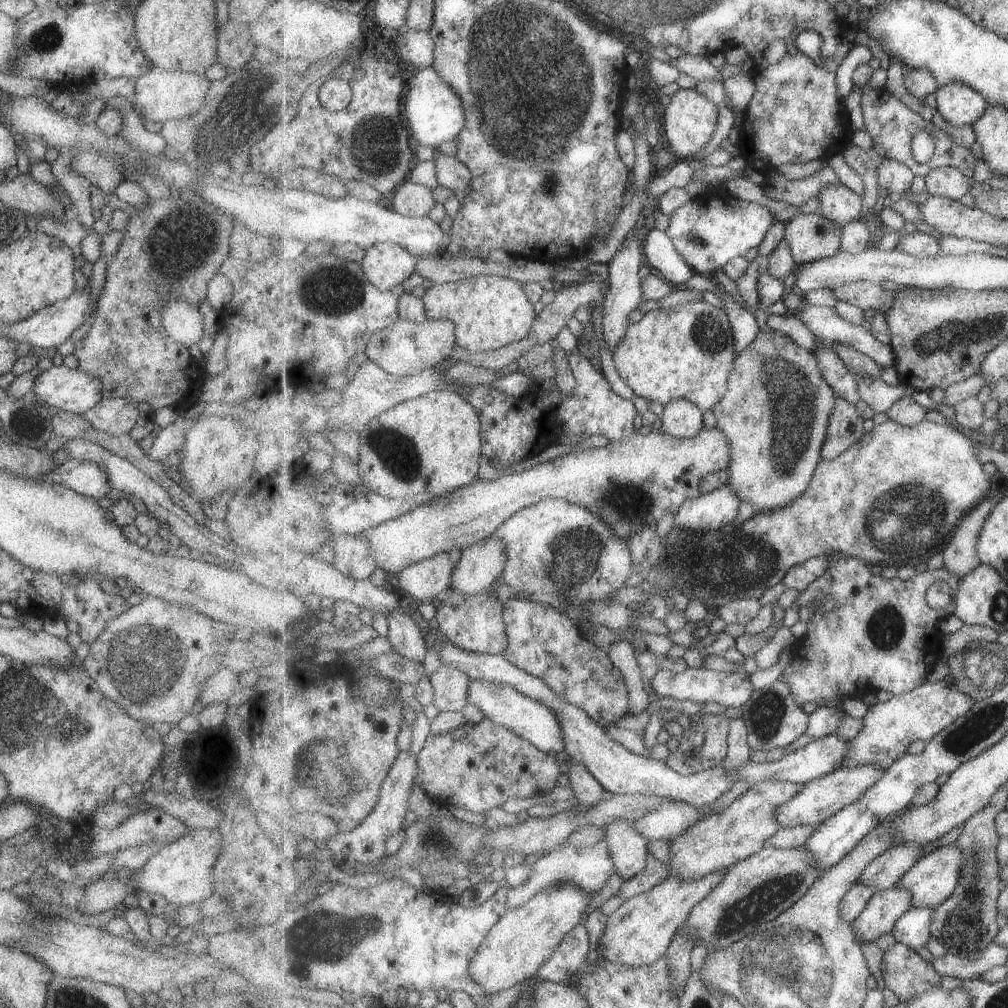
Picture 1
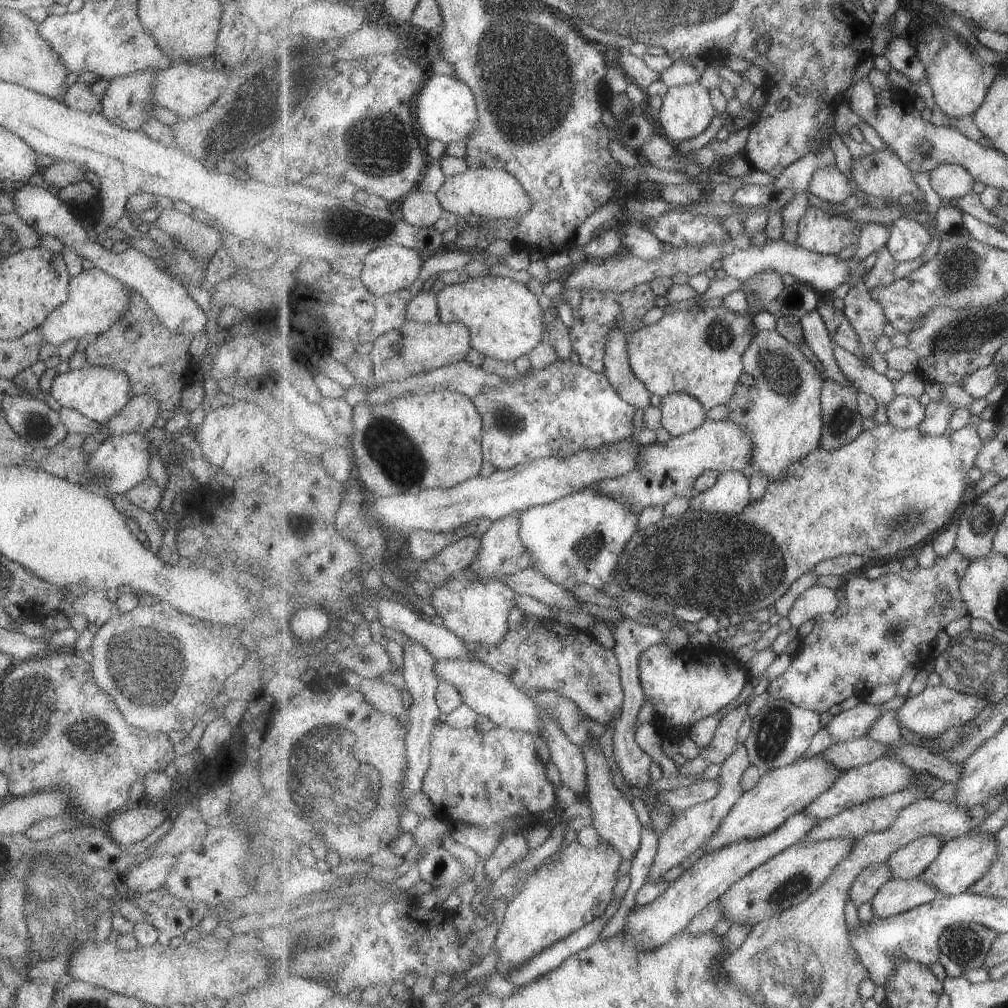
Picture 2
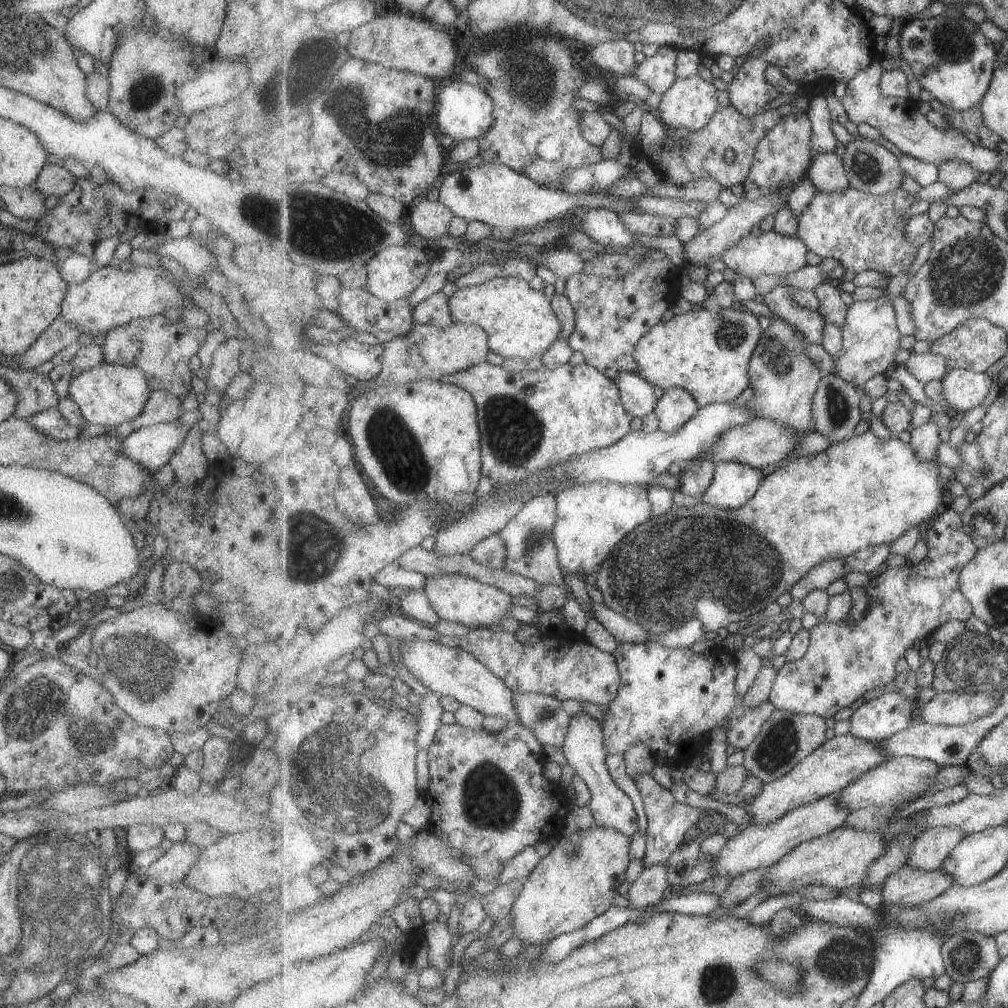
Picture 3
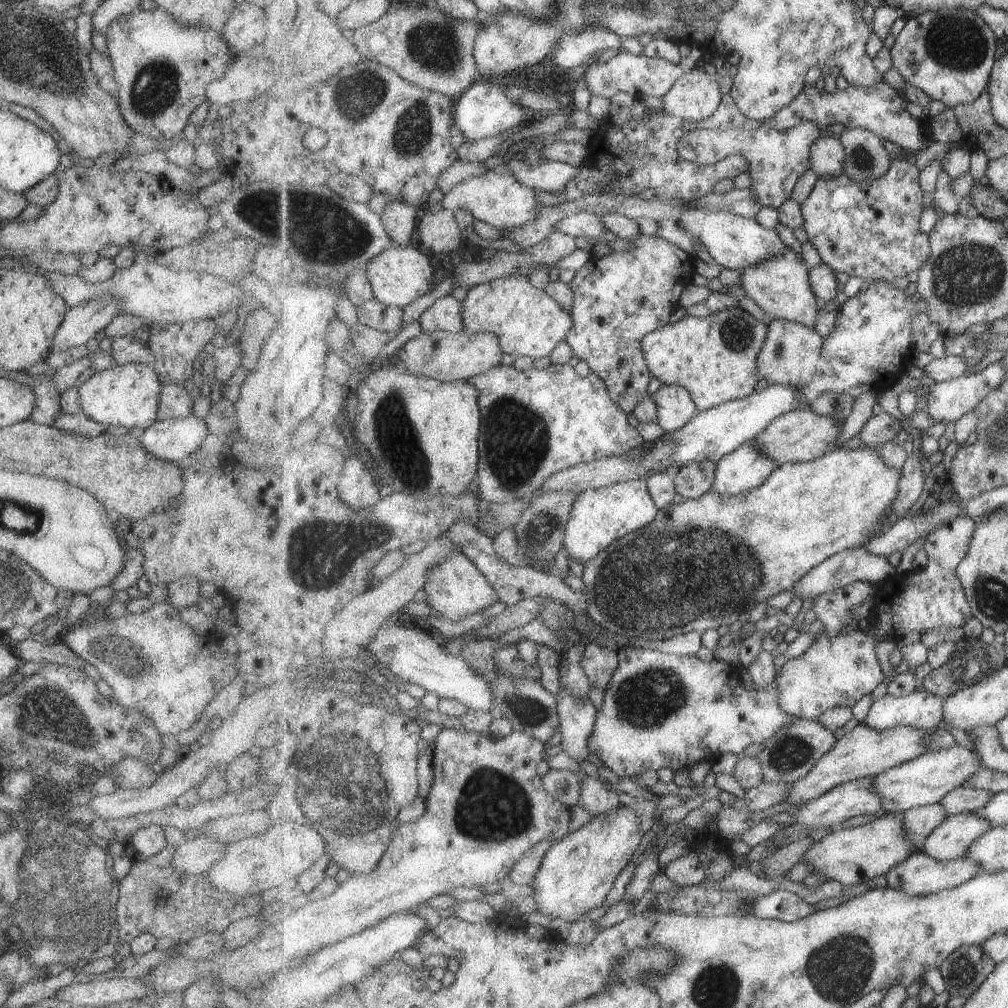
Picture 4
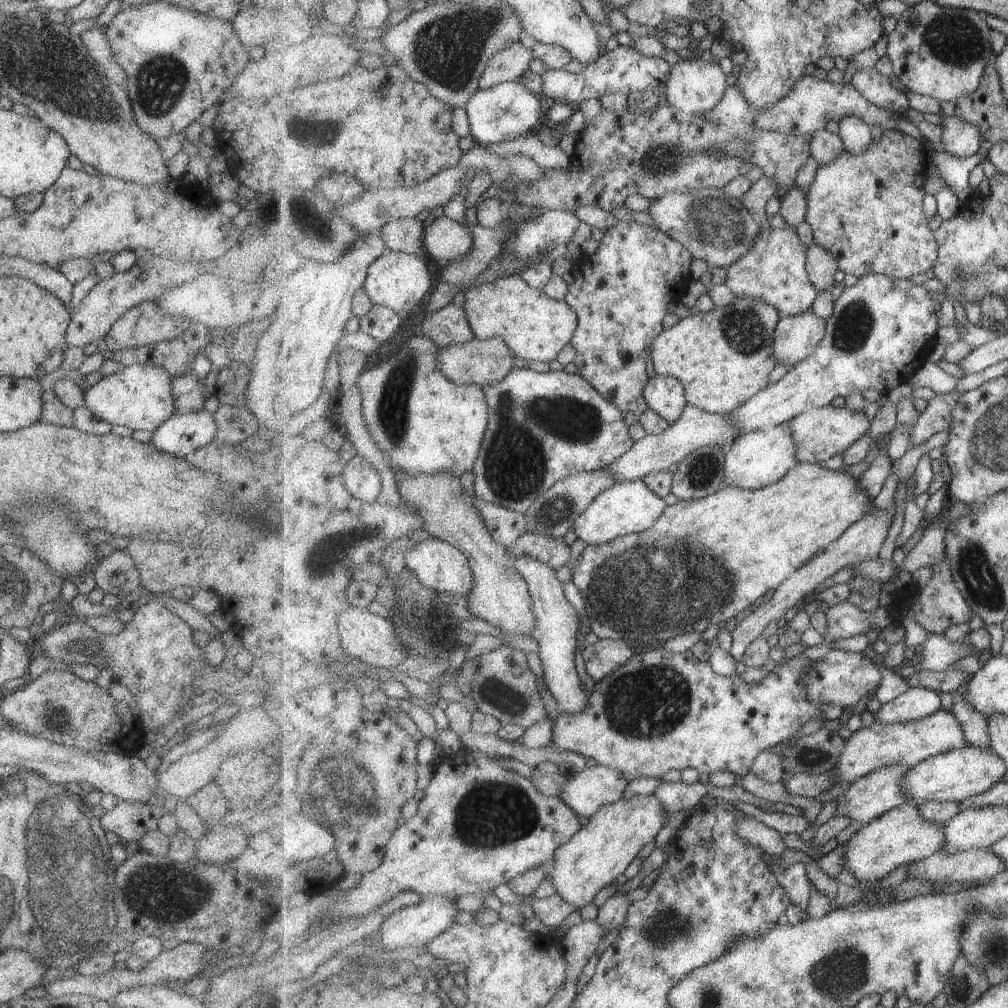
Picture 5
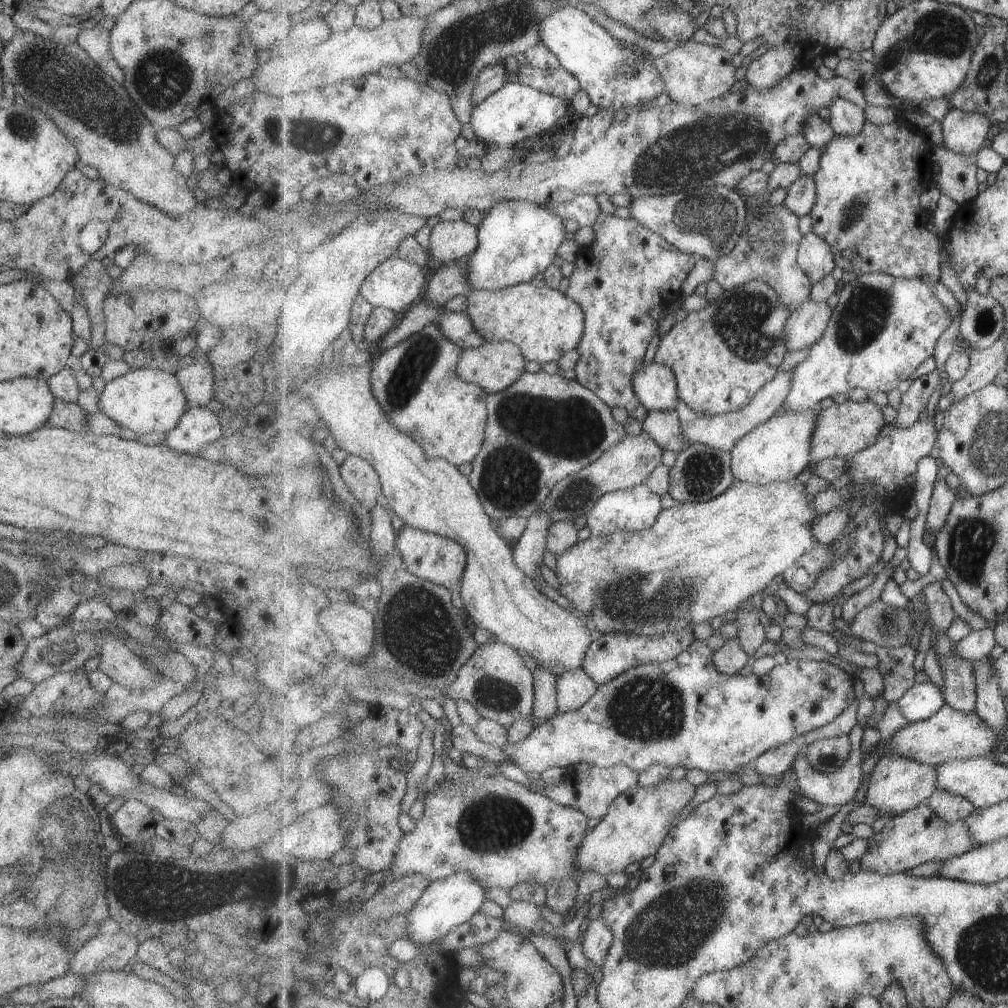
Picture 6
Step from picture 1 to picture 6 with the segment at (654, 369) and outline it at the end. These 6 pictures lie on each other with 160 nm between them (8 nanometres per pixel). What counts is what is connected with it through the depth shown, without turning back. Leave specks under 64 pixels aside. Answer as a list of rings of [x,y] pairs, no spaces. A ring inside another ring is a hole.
[[[751,281],[725,290],[717,299],[709,300],[705,308],[688,313],[662,336],[655,361],[671,366],[678,378],[680,398],[698,413],[715,416],[741,410],[779,372],[785,352],[789,351],[786,322],[791,313],[780,301],[778,292],[766,281]]]

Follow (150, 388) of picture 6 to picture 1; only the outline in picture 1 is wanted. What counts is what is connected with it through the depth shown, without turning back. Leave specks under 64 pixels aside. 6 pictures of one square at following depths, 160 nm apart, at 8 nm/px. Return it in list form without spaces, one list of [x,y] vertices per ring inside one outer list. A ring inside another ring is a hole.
[[[52,365],[34,380],[32,391],[51,411],[83,414],[102,398],[100,380],[81,369]]]

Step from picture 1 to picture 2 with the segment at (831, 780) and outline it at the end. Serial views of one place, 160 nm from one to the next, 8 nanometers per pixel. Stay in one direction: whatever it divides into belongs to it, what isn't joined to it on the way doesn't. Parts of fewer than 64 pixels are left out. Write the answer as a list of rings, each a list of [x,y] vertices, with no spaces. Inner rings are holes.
[[[889,756],[881,757],[863,766],[850,768],[842,772],[835,784],[827,792],[820,794],[817,800],[812,802],[803,812],[823,821],[833,818],[844,810],[863,804],[871,799],[902,791],[912,782],[915,772],[914,769],[907,766],[907,763]]]

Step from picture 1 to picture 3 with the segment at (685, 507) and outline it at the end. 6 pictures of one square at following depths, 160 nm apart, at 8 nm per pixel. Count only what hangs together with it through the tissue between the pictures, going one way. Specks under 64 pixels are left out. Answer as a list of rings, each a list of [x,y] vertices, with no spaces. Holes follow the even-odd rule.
[[[723,461],[716,465],[713,484],[700,499],[711,506],[736,509],[757,494],[763,479],[760,468]]]

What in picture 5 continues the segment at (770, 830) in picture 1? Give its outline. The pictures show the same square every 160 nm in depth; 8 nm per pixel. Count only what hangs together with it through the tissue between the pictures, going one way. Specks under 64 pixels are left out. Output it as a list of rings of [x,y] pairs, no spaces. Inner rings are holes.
[[[945,709],[910,723],[884,723],[875,720],[866,728],[861,727],[846,734],[846,745],[831,771],[836,772],[836,782],[853,782],[884,766],[914,767],[926,758],[969,746],[963,727],[954,711],[948,712]]]

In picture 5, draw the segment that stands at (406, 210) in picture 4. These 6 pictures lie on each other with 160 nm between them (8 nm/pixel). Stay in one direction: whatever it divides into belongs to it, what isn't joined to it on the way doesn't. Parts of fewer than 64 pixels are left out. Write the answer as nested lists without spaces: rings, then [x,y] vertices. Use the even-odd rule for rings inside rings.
[[[418,217],[395,219],[381,228],[386,245],[391,251],[419,255],[424,244],[423,224]]]

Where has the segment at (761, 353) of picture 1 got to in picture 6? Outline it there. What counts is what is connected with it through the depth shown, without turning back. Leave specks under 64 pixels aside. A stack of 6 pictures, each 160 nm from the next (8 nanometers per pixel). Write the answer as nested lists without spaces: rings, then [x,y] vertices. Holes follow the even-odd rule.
[[[809,298],[801,306],[798,306],[786,322],[786,341],[789,351],[801,350],[801,348],[811,348],[819,342],[826,333],[832,317],[832,309],[827,302],[815,302]]]

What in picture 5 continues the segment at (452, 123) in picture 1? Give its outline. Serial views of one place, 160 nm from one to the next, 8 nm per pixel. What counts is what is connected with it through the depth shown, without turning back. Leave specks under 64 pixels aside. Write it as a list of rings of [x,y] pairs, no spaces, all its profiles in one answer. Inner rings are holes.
[[[520,80],[507,81],[490,89],[480,88],[465,109],[472,138],[486,146],[512,141],[537,131],[546,119],[547,112],[537,96],[537,89],[534,87],[529,90]]]

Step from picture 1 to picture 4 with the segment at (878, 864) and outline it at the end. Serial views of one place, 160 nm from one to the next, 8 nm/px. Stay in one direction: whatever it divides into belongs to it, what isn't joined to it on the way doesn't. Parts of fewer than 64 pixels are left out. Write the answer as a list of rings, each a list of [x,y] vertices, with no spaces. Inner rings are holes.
[[[977,813],[948,815],[943,824],[927,837],[922,850],[940,861],[963,858],[973,842],[992,828],[992,824]]]

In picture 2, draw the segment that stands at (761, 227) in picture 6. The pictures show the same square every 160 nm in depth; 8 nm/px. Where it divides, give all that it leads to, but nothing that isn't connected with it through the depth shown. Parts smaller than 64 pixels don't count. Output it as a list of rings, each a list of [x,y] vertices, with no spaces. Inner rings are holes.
[[[811,311],[802,318],[804,337],[808,348],[818,358],[825,368],[827,375],[833,380],[839,381],[844,387],[851,388],[849,378],[844,374],[834,355],[835,340],[829,332],[827,323],[818,311]]]

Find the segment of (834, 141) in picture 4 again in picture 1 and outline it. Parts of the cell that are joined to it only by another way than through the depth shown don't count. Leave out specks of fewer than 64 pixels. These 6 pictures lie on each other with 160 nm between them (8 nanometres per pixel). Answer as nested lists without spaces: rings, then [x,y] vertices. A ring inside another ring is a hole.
[[[843,183],[827,185],[818,194],[819,209],[823,216],[841,225],[843,228],[850,222],[862,218],[862,197],[855,194]]]

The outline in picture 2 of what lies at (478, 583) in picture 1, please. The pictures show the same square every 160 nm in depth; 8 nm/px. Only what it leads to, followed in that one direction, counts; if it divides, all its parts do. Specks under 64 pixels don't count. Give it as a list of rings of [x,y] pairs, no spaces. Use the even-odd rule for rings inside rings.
[[[517,511],[497,519],[492,522],[487,532],[481,536],[480,549],[476,559],[471,564],[471,568],[480,576],[479,581],[487,582],[493,578],[499,579],[503,575],[515,574],[536,564],[534,556],[528,551],[520,535],[522,512],[525,511]]]

